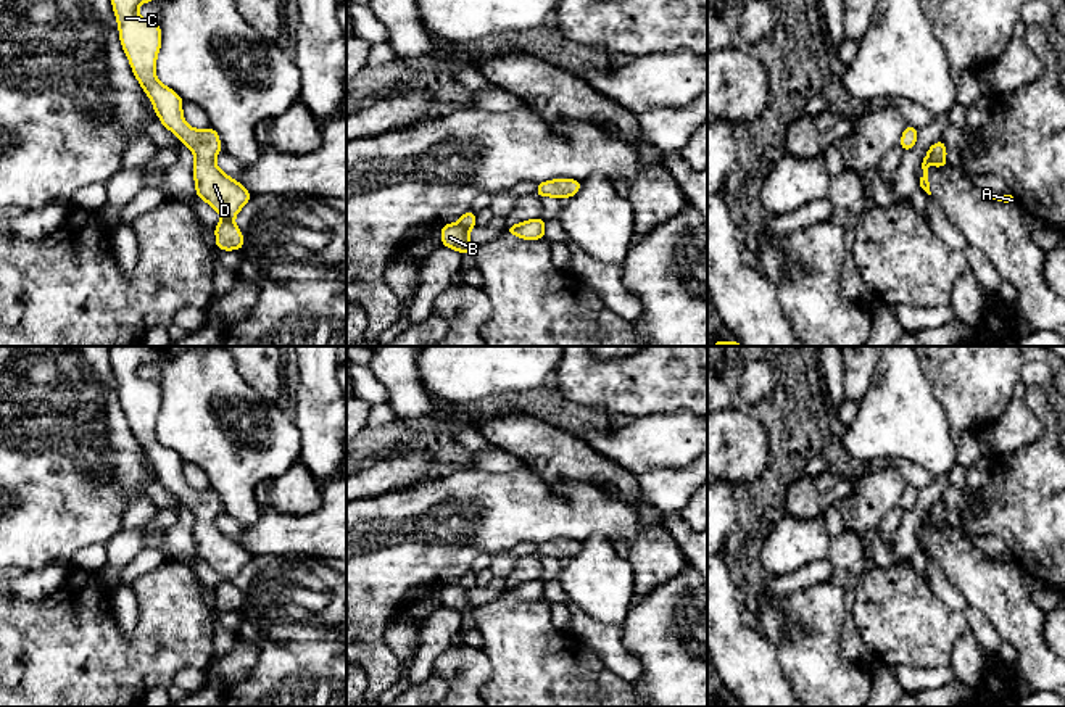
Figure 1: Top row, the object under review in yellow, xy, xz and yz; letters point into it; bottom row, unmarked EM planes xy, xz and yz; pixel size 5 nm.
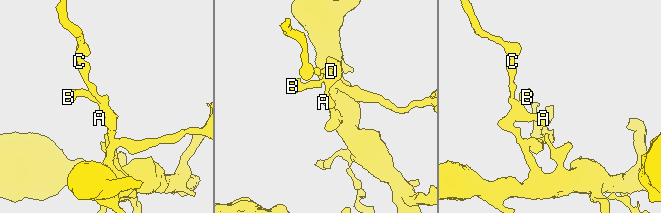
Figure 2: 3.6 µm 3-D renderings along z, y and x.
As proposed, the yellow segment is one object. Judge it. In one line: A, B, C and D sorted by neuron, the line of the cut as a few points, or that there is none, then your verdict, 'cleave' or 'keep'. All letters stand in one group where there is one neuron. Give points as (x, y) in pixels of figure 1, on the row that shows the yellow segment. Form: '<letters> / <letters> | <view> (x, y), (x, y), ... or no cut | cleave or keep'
A B C D | no cut | keep

